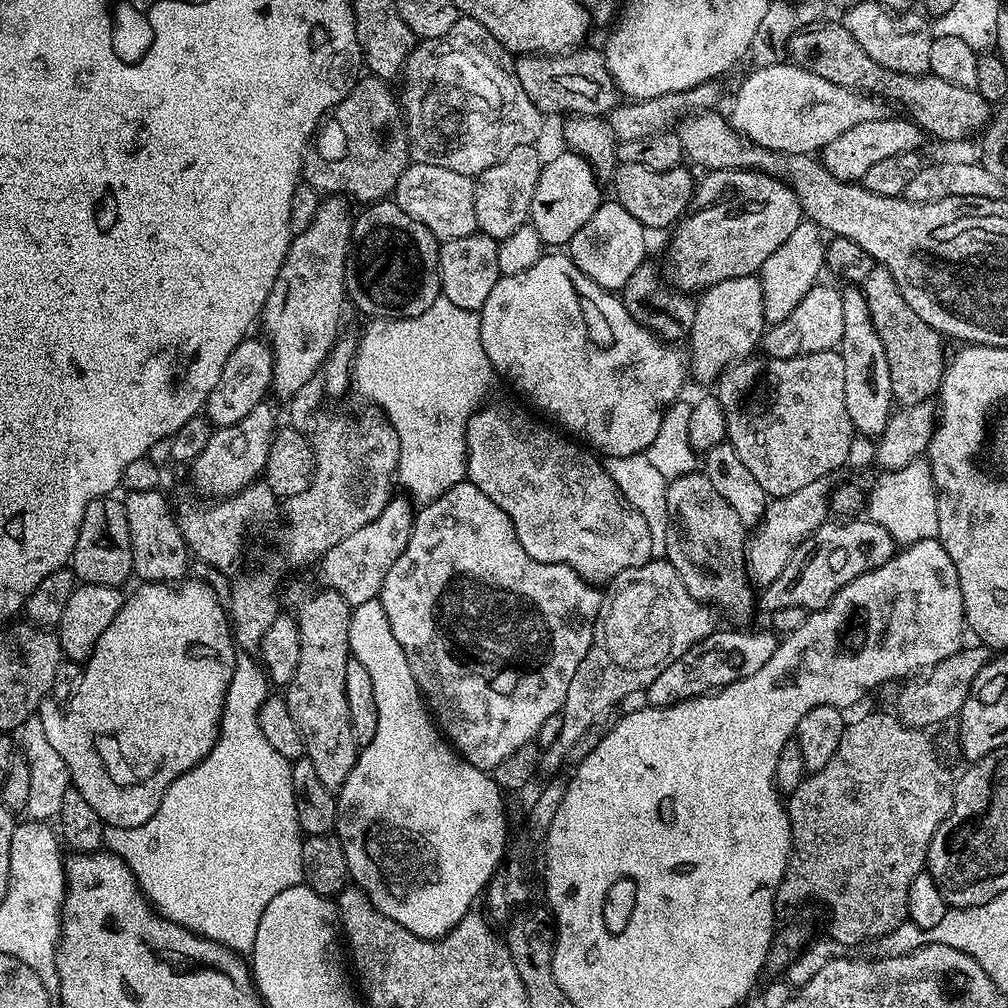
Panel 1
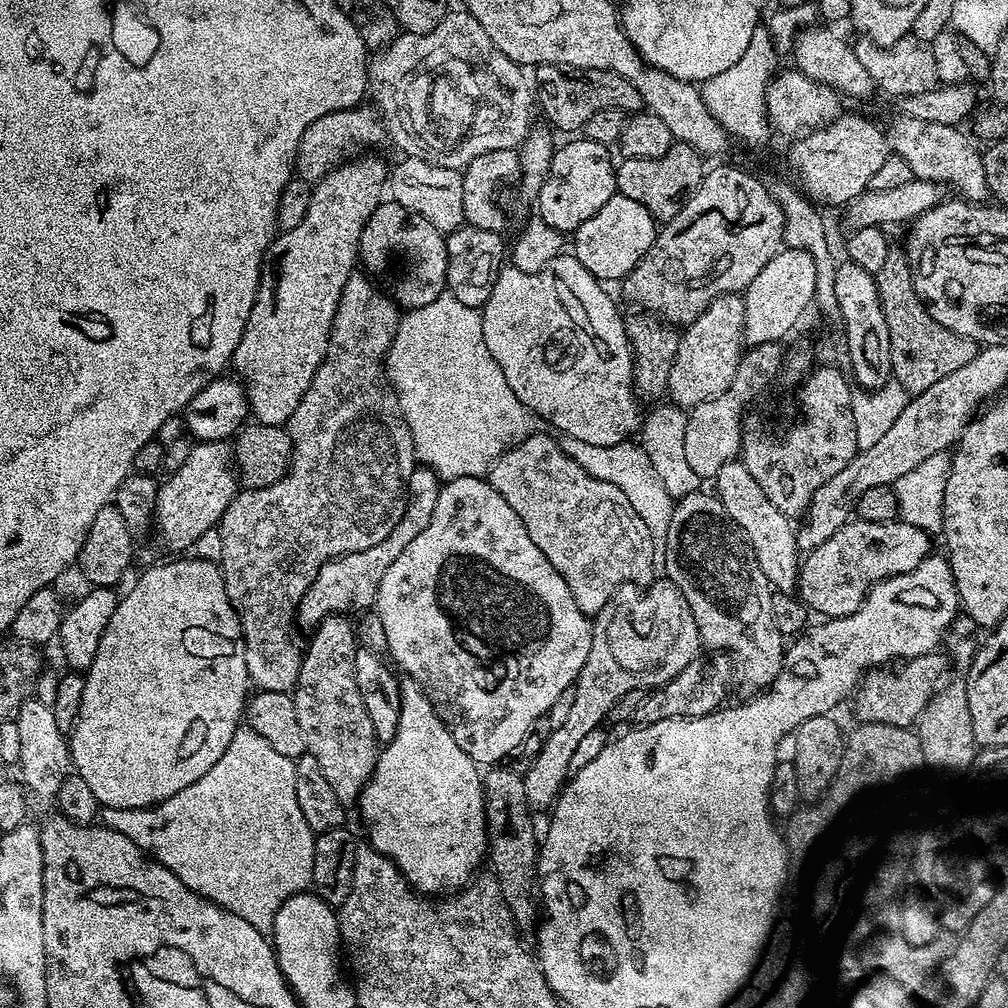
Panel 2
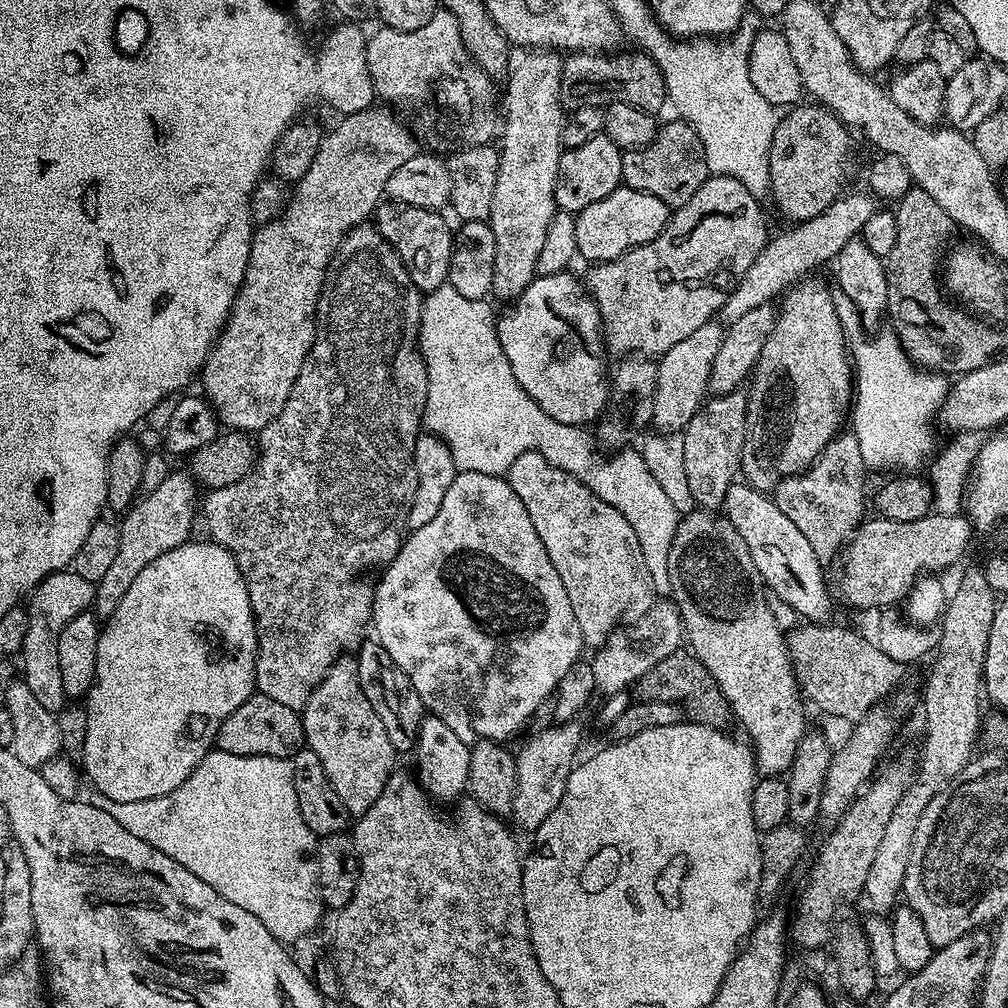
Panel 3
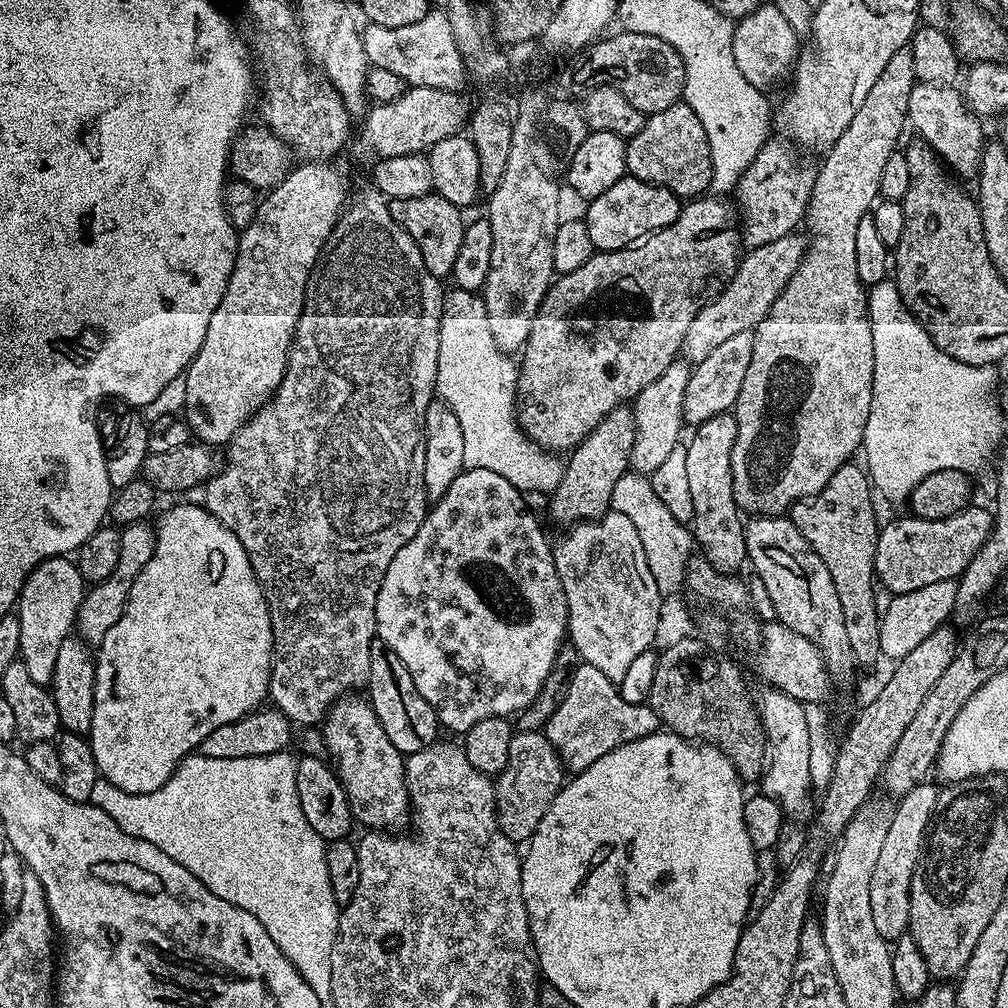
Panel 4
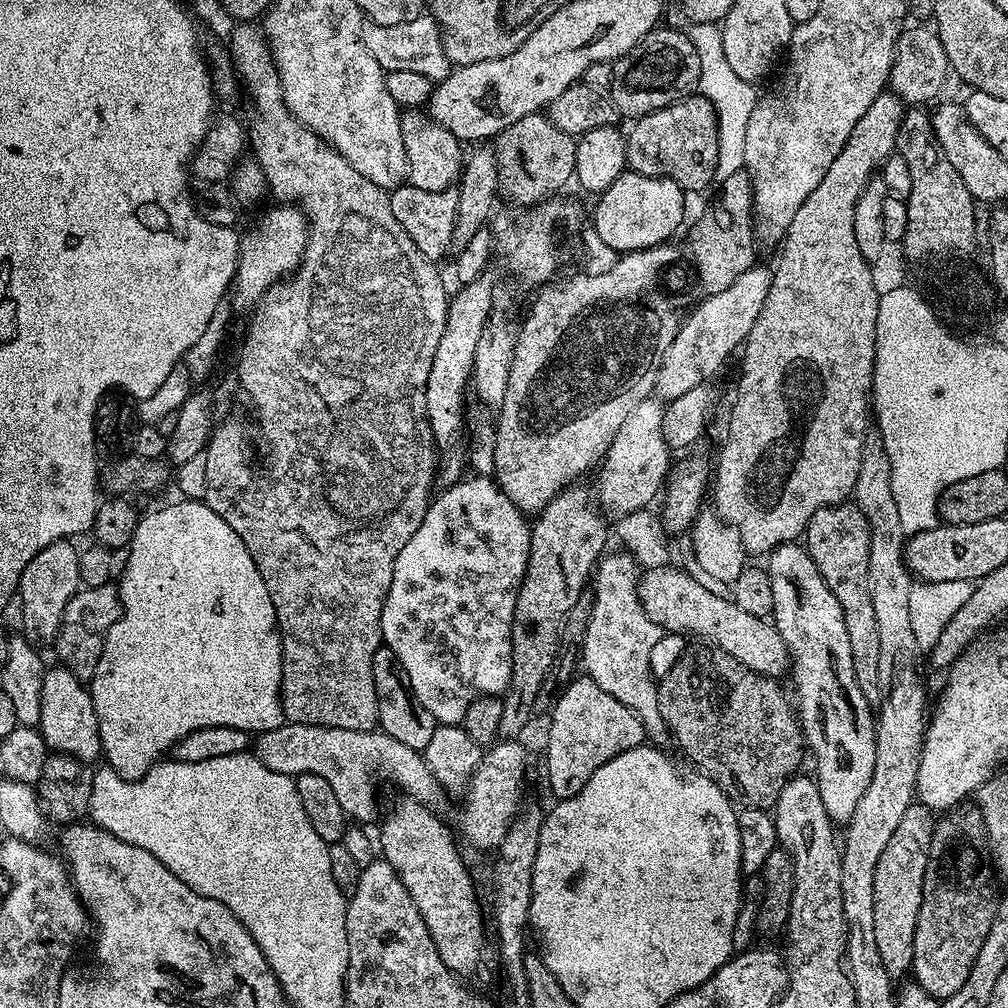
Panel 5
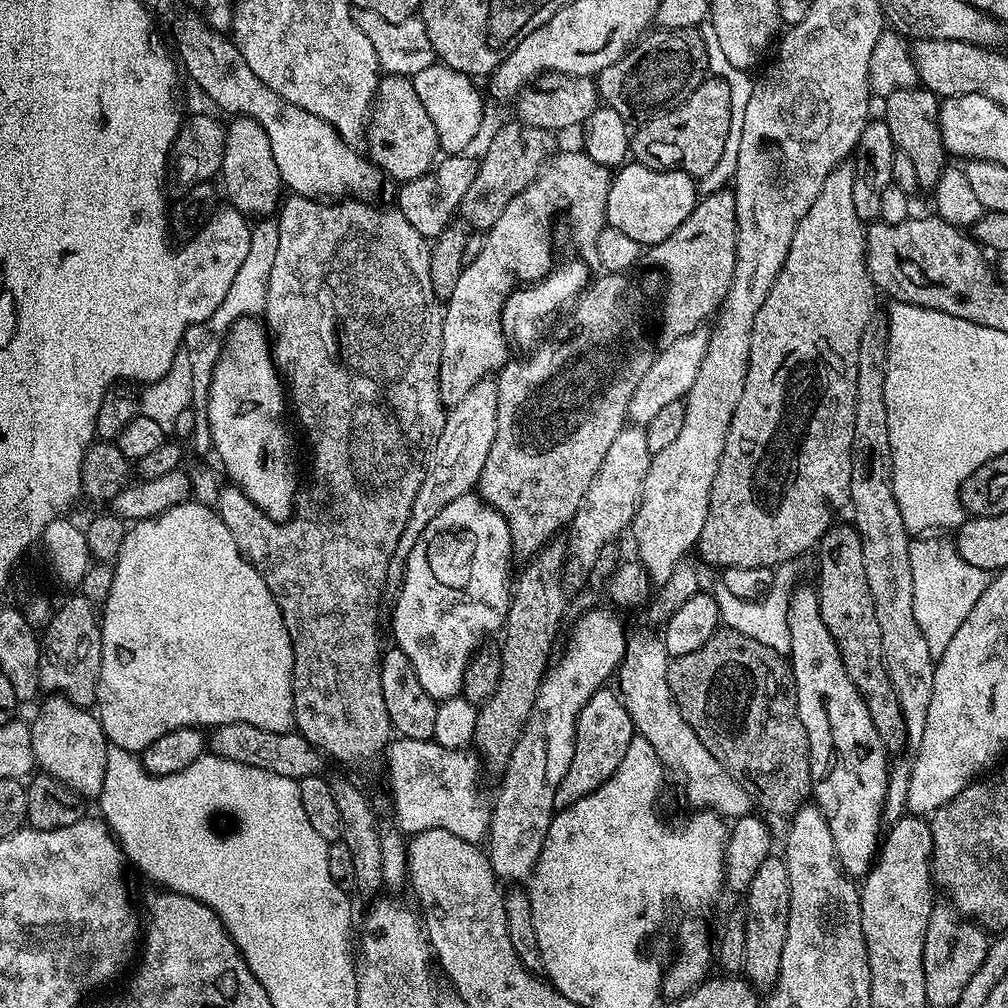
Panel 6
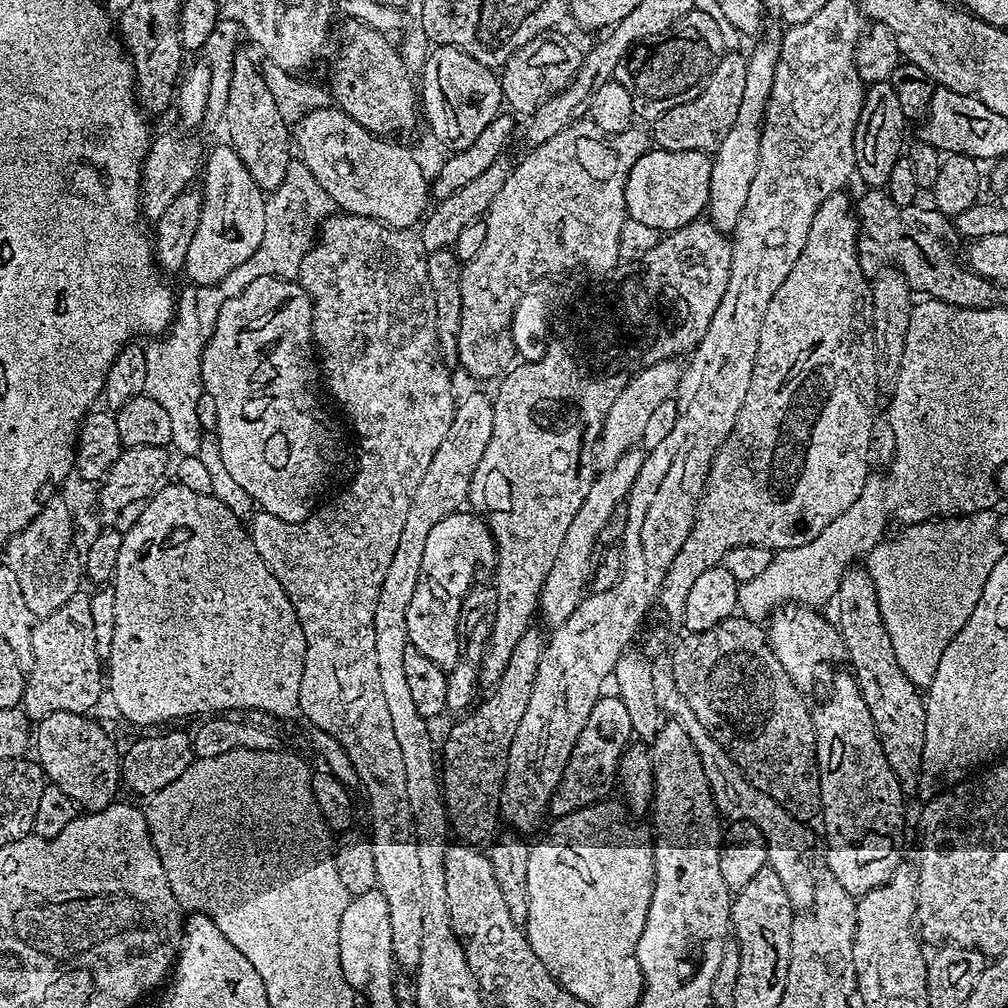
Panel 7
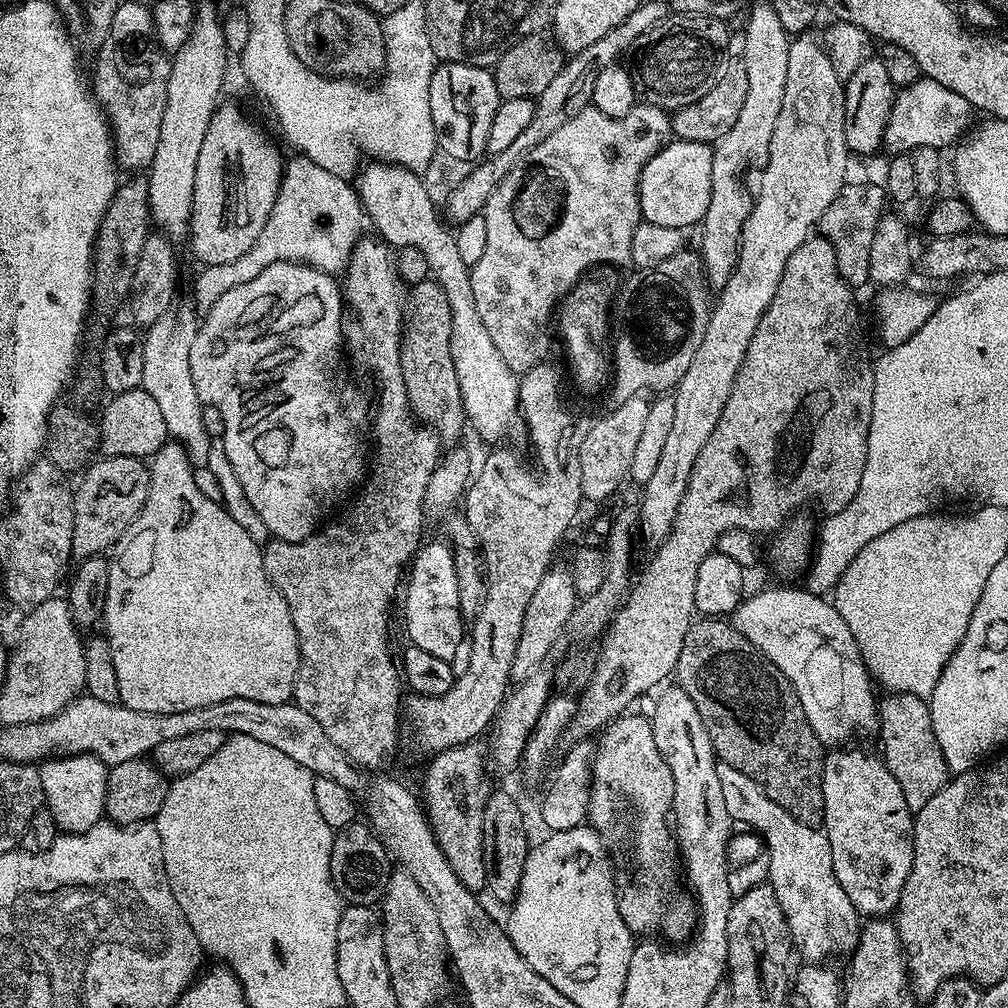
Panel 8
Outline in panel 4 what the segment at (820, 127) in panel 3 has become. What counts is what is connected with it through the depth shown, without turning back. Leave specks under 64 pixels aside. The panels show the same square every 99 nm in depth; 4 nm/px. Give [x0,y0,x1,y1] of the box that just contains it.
[734,139,817,249]

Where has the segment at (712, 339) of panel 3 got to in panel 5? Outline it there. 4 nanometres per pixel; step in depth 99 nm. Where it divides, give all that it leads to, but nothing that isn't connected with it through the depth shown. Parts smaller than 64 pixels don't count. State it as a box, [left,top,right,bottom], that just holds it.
[598,398,670,514]

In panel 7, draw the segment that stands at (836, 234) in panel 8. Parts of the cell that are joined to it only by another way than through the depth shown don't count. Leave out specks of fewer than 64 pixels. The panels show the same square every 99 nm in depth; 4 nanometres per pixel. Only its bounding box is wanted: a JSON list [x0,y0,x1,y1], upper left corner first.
[854,190,993,308]

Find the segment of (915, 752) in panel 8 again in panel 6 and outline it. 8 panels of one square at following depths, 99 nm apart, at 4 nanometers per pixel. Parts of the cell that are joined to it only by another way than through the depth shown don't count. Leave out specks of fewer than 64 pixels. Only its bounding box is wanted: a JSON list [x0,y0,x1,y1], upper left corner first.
[818,522,906,754]

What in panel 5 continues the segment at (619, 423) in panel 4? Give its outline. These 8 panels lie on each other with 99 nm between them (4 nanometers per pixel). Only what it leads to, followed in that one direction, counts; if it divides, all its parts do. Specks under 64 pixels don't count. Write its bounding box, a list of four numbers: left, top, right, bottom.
[500,482,608,738]

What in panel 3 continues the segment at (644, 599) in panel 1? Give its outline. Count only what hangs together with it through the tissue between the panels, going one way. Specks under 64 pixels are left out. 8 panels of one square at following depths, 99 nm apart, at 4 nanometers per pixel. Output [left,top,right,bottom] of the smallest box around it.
[510,603,686,834]

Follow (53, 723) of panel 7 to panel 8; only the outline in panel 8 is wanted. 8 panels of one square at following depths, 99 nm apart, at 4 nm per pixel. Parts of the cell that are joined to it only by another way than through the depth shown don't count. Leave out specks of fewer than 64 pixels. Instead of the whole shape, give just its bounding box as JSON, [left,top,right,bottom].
[39,754,109,833]

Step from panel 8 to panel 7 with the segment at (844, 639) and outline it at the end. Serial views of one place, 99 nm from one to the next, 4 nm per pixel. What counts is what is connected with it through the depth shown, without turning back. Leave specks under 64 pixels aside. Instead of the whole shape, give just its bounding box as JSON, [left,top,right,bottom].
[766,605,845,684]

